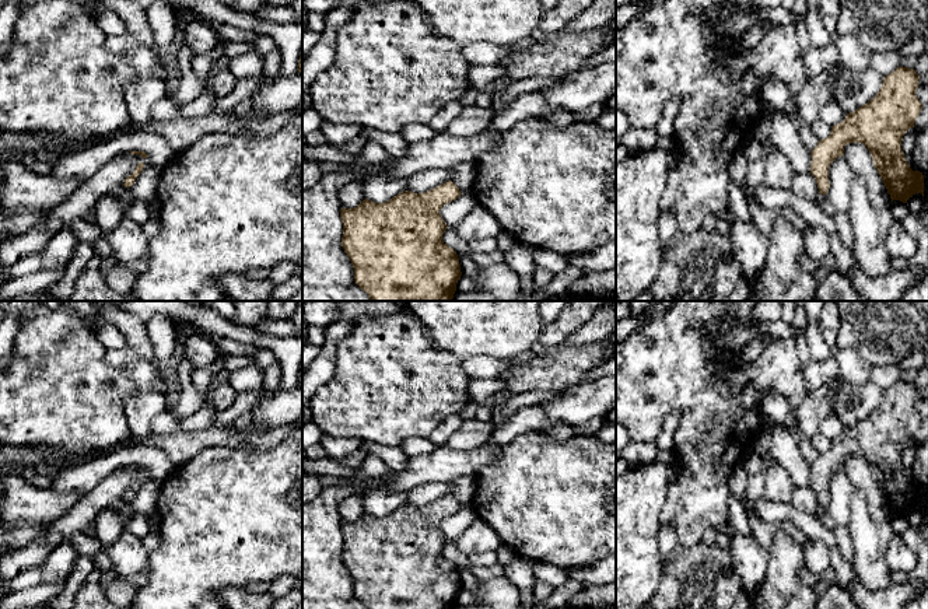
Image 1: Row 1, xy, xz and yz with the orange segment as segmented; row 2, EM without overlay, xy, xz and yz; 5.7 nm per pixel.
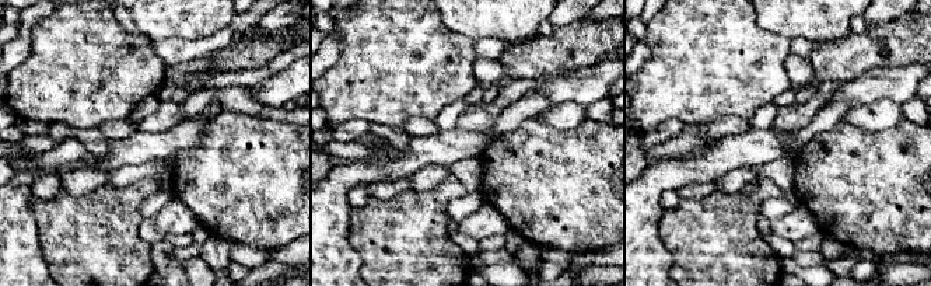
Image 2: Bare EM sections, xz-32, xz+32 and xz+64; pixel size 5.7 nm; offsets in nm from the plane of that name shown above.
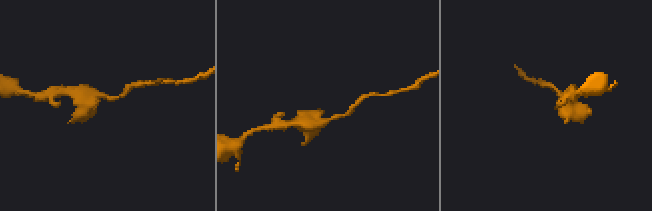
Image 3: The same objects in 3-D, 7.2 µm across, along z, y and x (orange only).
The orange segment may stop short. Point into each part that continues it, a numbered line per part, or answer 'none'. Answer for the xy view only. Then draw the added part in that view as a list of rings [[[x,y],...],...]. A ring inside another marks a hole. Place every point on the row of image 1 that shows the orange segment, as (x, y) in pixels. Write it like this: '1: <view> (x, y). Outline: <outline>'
none

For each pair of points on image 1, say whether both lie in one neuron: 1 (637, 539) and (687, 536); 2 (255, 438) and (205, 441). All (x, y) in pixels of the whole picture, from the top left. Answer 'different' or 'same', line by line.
1: different
2: same

